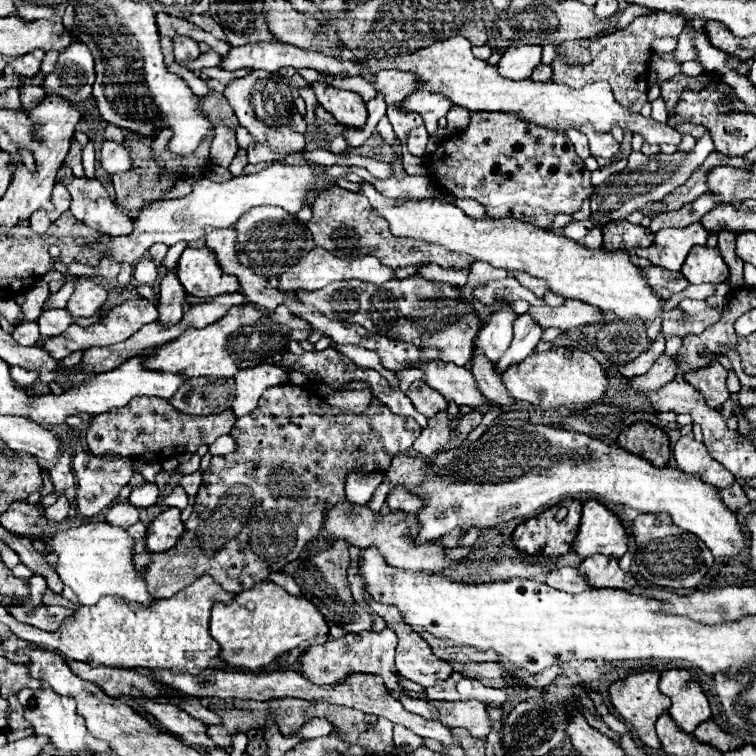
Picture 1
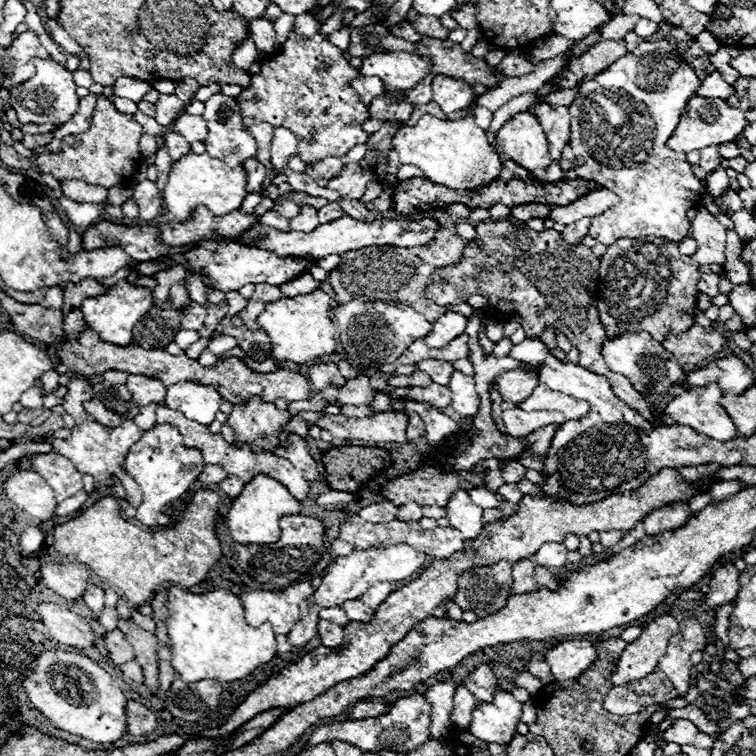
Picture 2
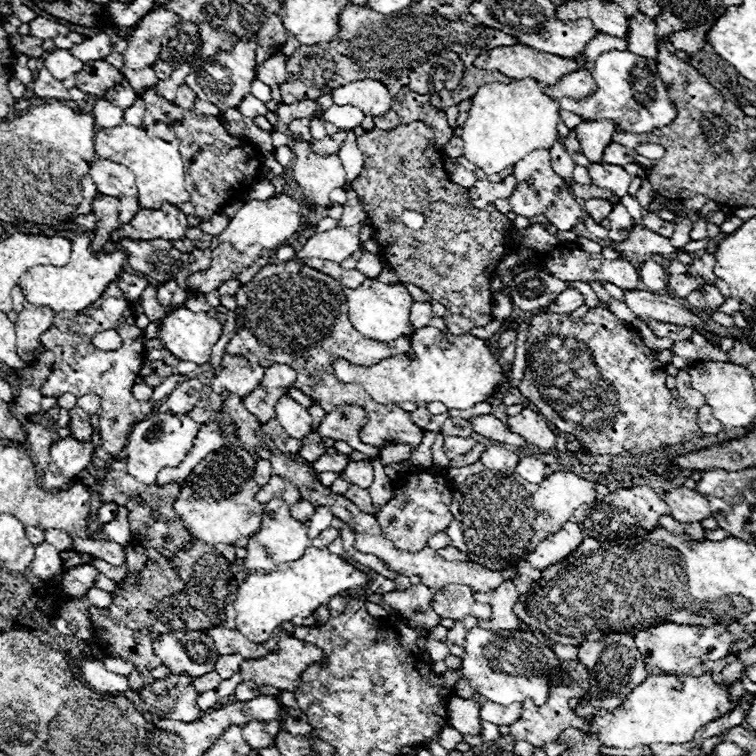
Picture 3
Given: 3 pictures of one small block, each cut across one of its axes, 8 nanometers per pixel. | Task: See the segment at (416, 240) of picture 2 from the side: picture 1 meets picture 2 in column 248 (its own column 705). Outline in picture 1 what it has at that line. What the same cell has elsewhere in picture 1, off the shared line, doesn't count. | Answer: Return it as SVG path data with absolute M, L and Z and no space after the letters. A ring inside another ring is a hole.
M700 222L686 228L664 228L656 232L656 240L648 250L634 250L636 256L650 260L654 266L678 272L692 246L706 246L708 230Z

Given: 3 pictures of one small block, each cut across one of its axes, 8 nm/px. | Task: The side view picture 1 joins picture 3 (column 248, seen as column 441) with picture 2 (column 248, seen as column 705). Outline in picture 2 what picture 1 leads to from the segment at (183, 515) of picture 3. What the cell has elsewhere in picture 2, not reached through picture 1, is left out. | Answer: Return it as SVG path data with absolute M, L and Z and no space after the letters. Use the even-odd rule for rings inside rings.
M258 474L250 484L244 484L240 498L232 500L232 506L226 514L226 526L230 536L240 544L272 544L280 536L278 518L284 514L300 514L298 500L278 480L266 474Z

